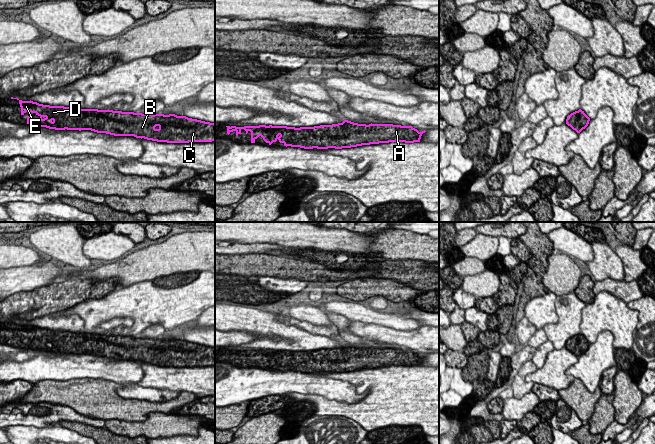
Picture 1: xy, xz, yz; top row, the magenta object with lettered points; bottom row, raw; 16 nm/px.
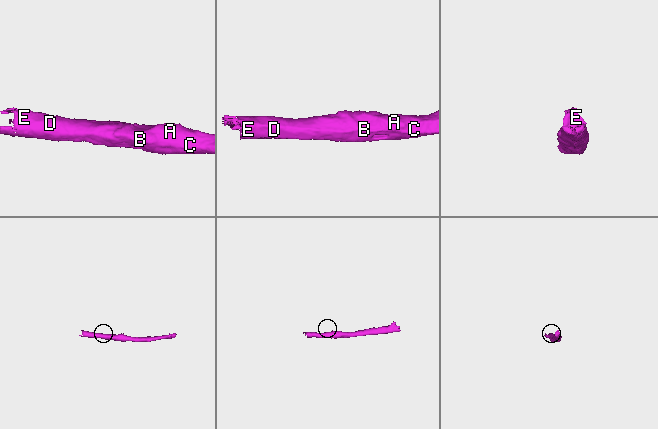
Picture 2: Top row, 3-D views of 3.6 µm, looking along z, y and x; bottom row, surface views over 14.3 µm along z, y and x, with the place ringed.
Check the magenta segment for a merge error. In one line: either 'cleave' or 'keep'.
keep

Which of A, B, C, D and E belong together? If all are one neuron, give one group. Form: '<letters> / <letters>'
A B C D E

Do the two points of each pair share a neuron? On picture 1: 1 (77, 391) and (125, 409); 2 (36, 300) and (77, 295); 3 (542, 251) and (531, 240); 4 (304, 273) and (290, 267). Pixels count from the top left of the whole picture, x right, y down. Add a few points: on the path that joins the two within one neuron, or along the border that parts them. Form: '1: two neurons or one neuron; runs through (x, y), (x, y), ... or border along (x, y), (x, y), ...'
1: one neuron; runs through (89, 397), (98, 398), (113, 407)
2: one neuron; runs through (46, 300), (67, 295)
3: one neuron; runs through (539, 248), (534, 243)
4: one neuron; runs through (301, 270), (293, 268)

